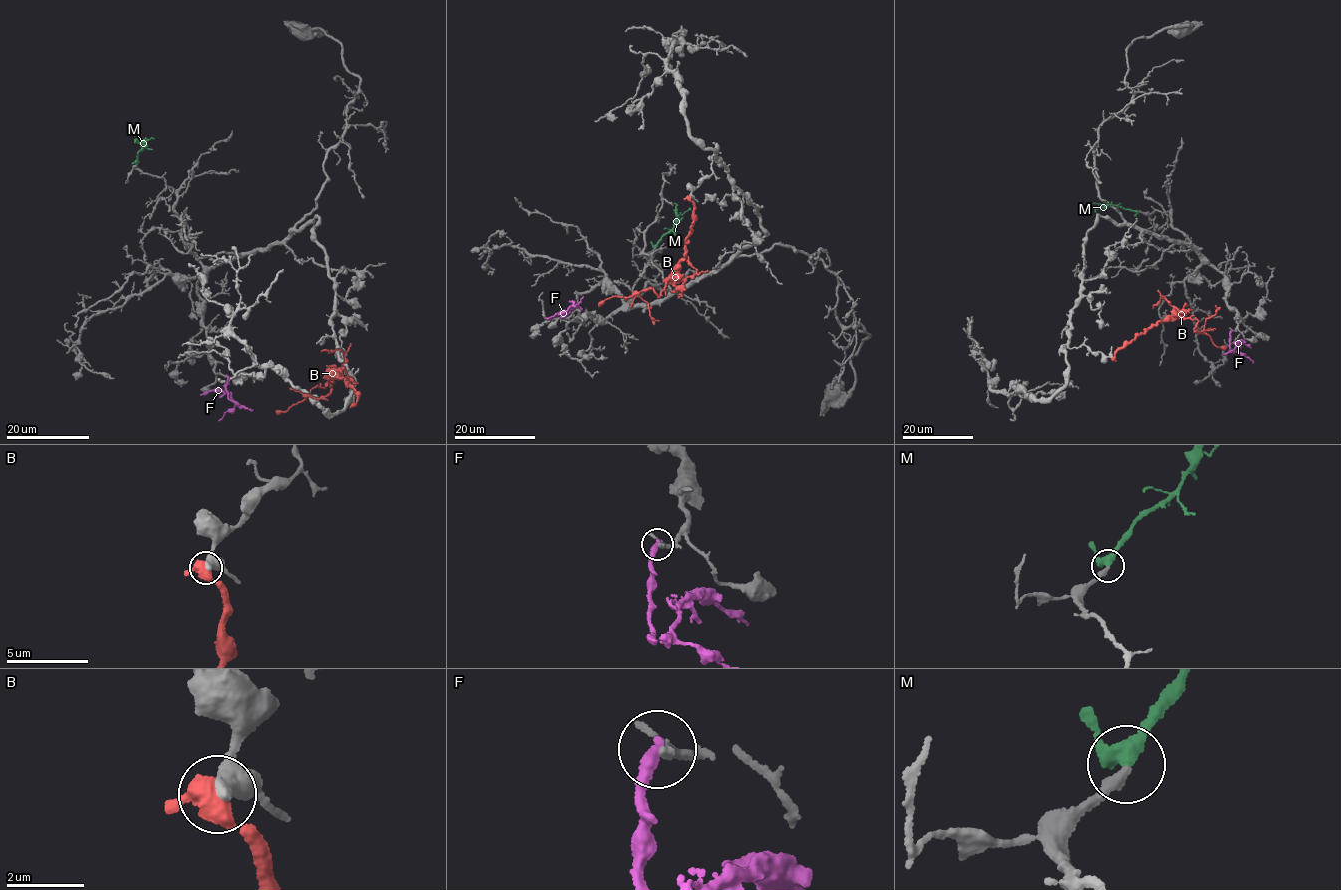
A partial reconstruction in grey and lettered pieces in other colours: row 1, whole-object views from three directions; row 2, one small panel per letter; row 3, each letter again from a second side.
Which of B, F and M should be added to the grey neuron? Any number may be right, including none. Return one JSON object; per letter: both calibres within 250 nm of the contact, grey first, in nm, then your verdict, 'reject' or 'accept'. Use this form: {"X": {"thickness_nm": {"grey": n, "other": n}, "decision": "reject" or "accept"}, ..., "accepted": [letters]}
{"B": {"thickness_nm": {"grey": 500, "other": 500}, "decision": "reject"}, "F": {"thickness_nm": {"grey": 280, "other": 320}, "decision": "reject"}, "M": {"thickness_nm": {"grey": 260, "other": 340}, "decision": "accept"}, "accepted": ["M"]}

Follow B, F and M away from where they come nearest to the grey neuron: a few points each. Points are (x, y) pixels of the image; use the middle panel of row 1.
B: (689, 197), (694, 214), (684, 258), (661, 295), (651, 288), (605, 299), (598, 306)
F: (580, 310), (570, 300), (572, 308), (566, 313), (546, 319)
M: (655, 247), (675, 222), (674, 202)

